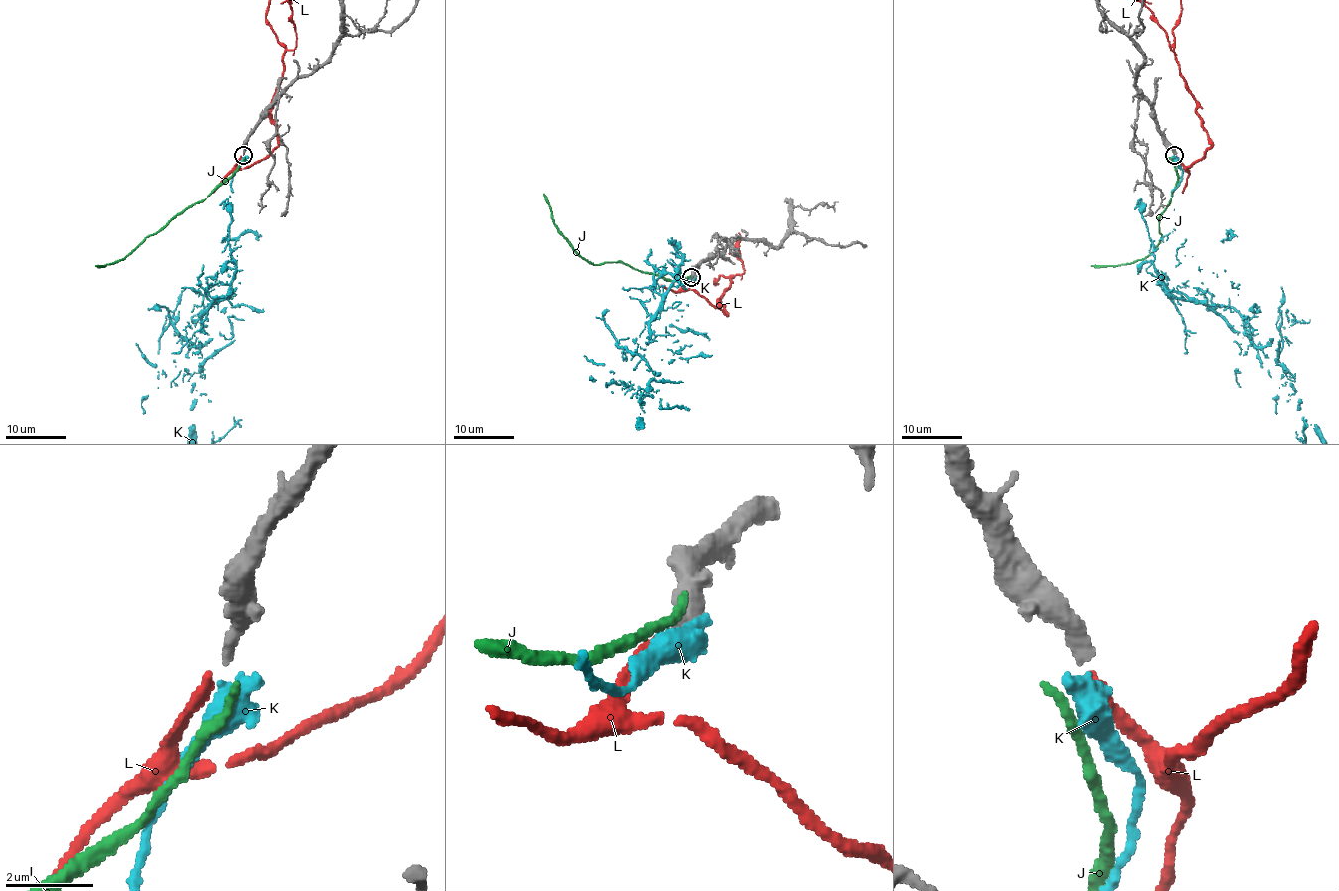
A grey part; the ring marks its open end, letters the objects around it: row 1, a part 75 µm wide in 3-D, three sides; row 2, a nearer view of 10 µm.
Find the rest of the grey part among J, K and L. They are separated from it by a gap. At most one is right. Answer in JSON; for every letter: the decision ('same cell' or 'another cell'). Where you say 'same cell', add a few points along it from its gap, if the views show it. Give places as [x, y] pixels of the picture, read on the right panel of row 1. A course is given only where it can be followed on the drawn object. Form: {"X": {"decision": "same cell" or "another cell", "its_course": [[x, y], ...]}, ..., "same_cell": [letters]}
{"J": {"decision": "another cell"}, "K": {"decision": "another cell"}, "L": {"decision": "same cell"}, "same_cell": ["L"]}

